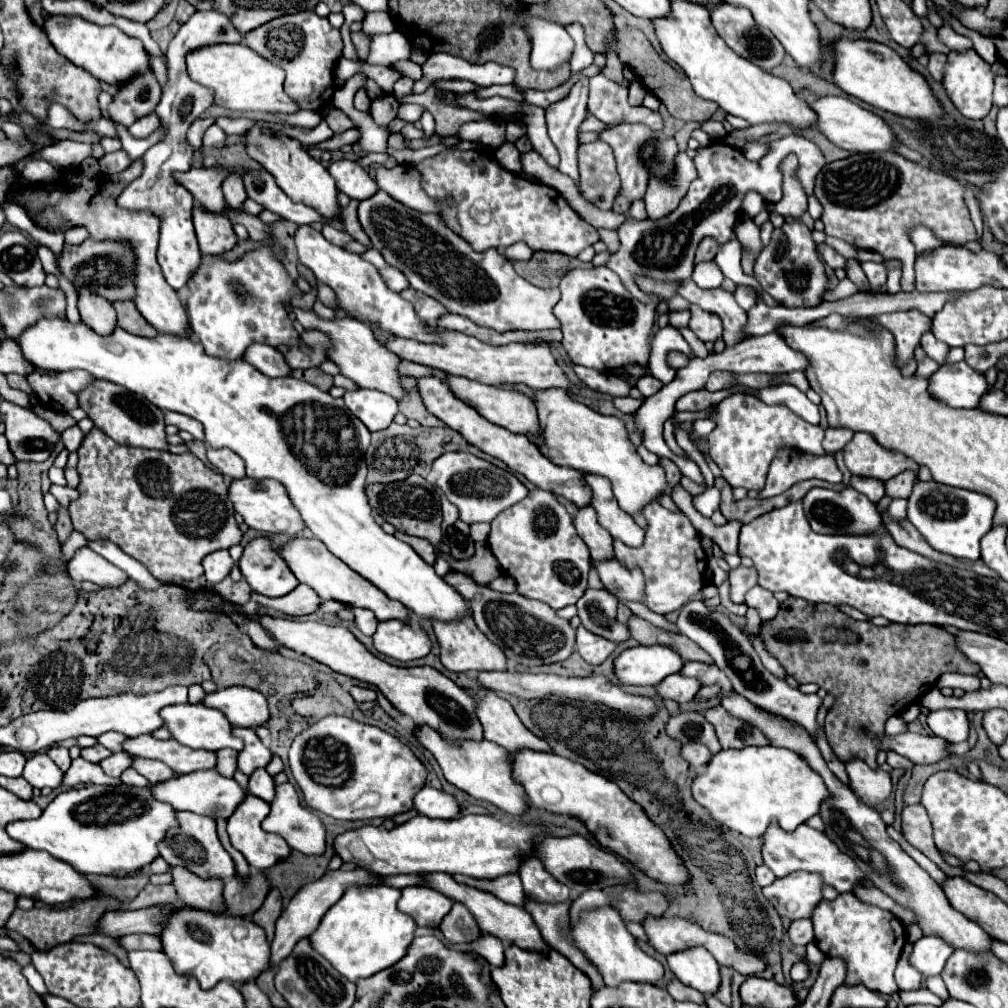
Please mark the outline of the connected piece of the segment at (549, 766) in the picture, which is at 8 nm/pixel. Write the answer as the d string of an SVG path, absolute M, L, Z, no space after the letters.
M520 749L510 753L512 777L520 783L528 795L528 801L540 809L558 815L578 817L586 823L594 839L612 853L626 857L630 863L640 867L648 877L662 883L684 883L688 881L688 869L680 857L668 845L668 837L646 817L640 805L624 797L620 787L588 769L584 765L568 761L554 753Z

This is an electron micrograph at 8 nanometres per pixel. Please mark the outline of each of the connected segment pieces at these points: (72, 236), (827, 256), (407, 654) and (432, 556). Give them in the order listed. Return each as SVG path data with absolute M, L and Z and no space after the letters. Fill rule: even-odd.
M84 227L82 229L70 229L64 235L66 235L66 245L80 245L82 241L88 239L88 231L84 231Z
M818 245L818 251L820 251L820 255L824 257L824 261L826 261L832 269L848 269L848 261L846 261L842 255L838 255L832 247L828 247L828 245Z
M392 619L380 621L374 633L374 647L396 661L414 661L426 657L432 649L432 641L424 629L414 629L410 623Z
M400 531L394 537L400 539L400 541L404 541L404 543L408 543L424 561L428 561L428 565L434 565L434 561L436 561L436 549L432 547L430 541L424 541L420 537L412 537L412 535L406 535L406 533L400 533Z

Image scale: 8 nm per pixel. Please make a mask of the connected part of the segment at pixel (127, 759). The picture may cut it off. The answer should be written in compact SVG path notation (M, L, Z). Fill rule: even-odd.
M120 751L120 753L112 753L112 755L110 755L108 759L104 759L100 765L102 765L102 769L104 769L106 775L110 775L110 777L120 777L122 771L126 771L126 769L132 765L132 761L134 761L132 755L128 755L126 751Z

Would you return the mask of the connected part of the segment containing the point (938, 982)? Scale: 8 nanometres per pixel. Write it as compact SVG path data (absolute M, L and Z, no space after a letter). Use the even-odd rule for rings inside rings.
M940 975L926 979L926 985L928 985L928 989L930 989L932 993L936 993L938 997L942 997L942 999L948 999L948 991L944 989L944 981L942 981L942 977L940 977Z

